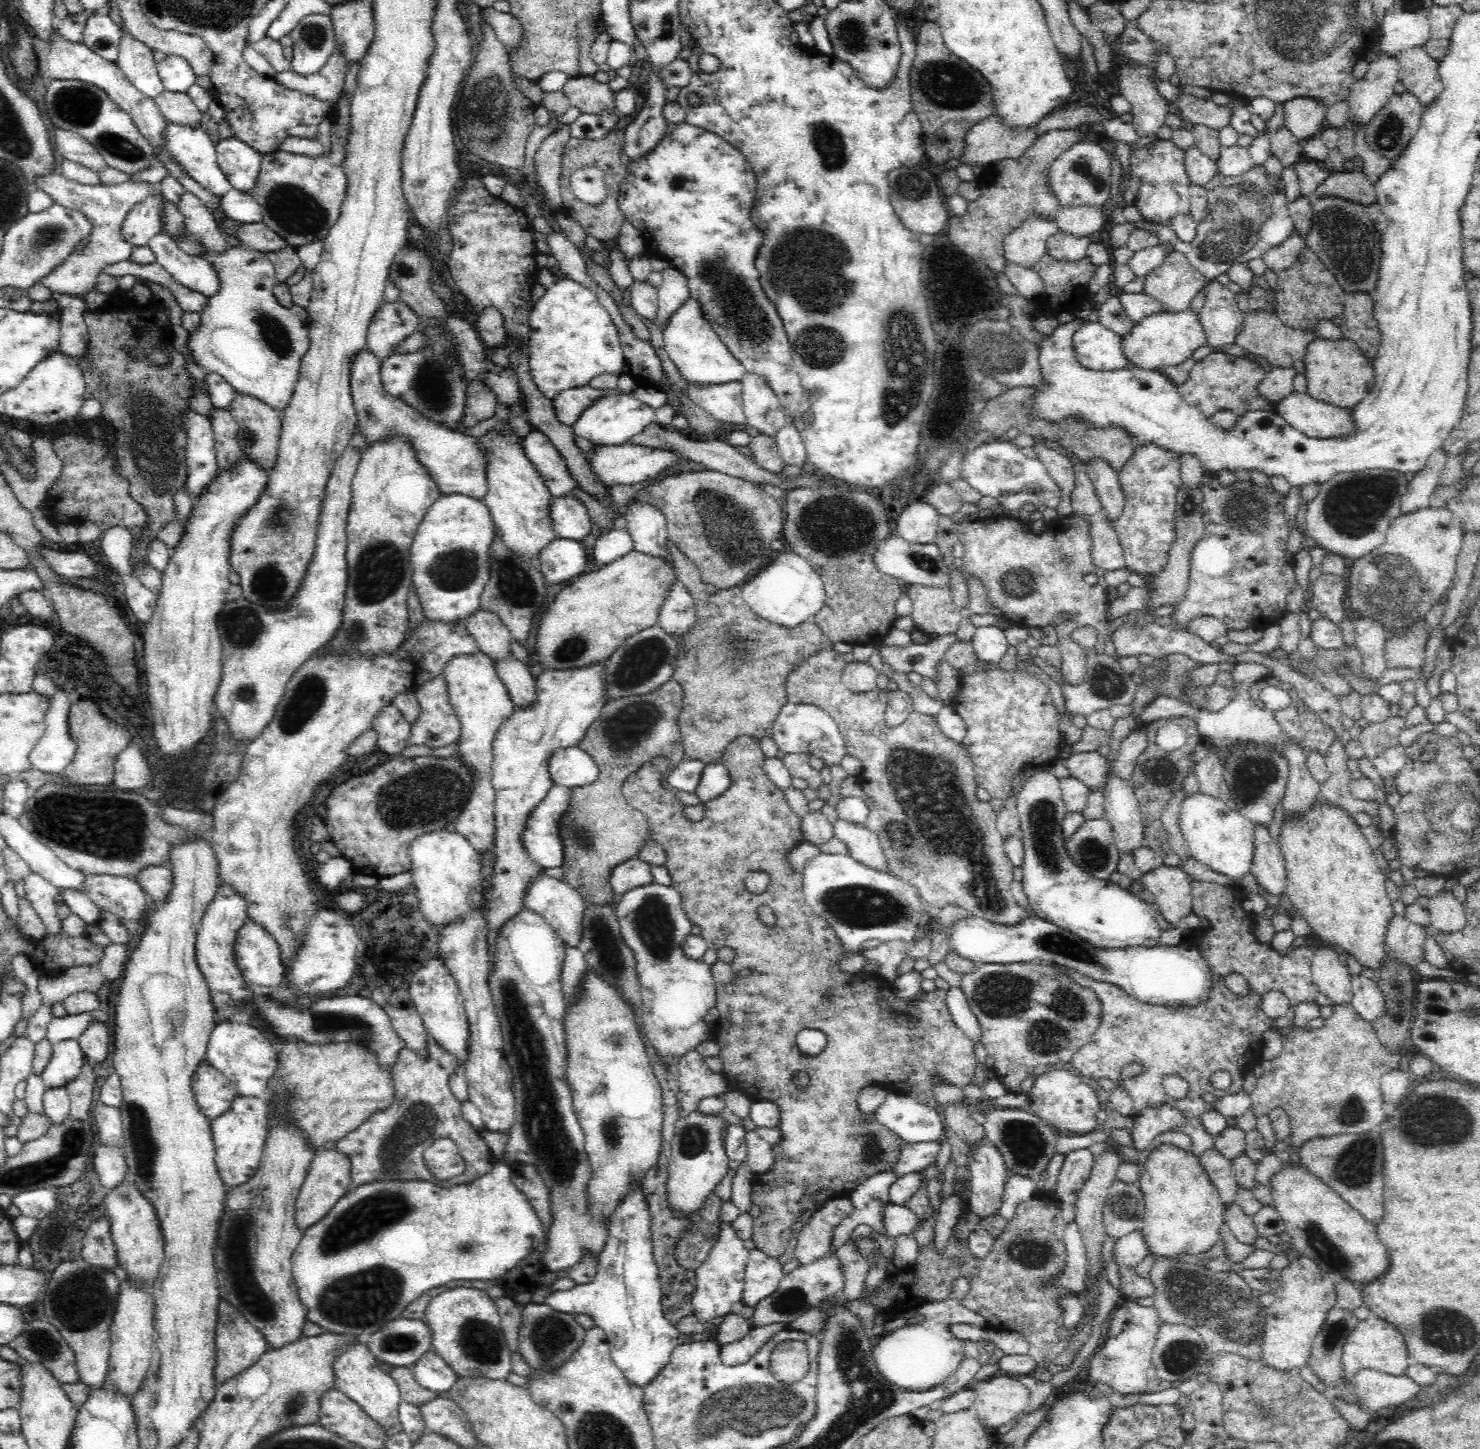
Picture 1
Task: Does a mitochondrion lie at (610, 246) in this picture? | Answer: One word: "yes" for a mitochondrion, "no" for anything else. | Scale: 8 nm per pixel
no

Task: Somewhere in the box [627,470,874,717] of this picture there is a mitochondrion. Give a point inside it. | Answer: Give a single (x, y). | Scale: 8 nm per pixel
(730, 527)

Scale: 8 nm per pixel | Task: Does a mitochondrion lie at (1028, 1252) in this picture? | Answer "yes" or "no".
yes

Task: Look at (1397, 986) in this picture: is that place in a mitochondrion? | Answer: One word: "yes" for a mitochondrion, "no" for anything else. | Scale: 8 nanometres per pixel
yes

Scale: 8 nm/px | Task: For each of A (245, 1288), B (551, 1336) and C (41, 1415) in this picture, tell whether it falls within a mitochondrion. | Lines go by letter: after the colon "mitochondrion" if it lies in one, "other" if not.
A: mitochondrion
B: mitochondrion
C: other

